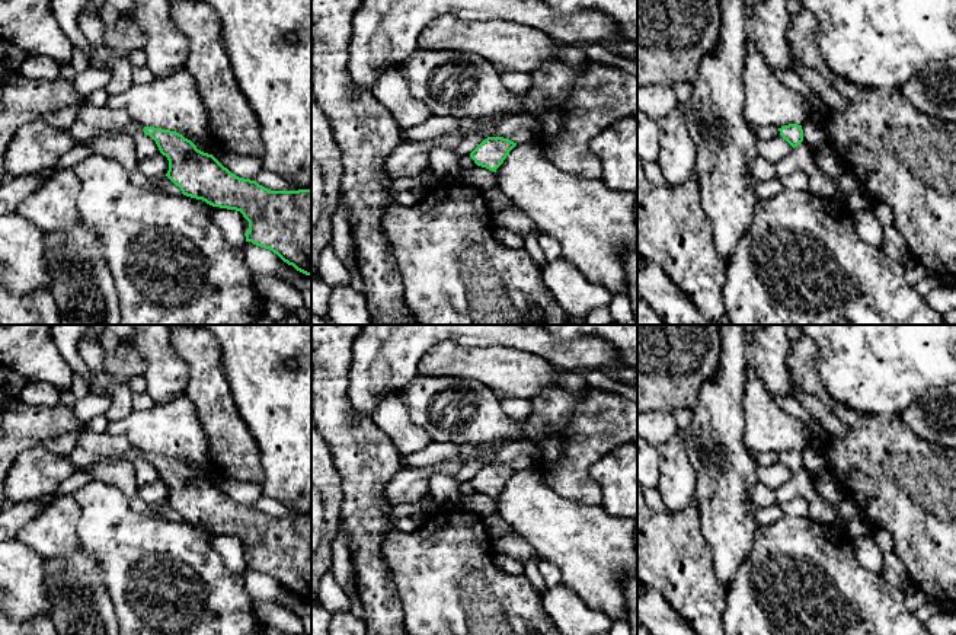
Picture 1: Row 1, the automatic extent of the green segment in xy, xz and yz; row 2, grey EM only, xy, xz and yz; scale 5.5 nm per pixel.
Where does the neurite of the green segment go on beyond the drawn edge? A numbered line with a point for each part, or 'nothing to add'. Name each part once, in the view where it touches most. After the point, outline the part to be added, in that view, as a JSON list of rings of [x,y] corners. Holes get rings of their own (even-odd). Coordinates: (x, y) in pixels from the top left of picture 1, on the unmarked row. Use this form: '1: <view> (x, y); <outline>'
nothing to add

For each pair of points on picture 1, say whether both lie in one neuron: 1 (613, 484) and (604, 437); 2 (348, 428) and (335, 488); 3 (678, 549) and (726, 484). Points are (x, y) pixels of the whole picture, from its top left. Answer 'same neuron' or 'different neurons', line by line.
1: different neurons
2: different neurons
3: different neurons

